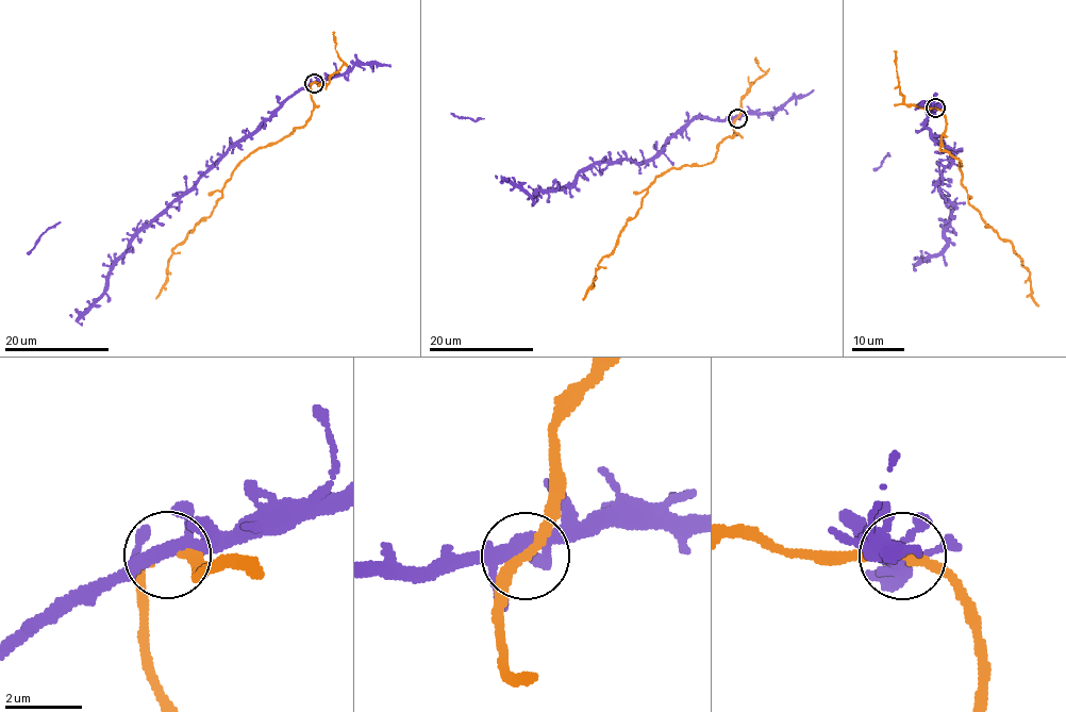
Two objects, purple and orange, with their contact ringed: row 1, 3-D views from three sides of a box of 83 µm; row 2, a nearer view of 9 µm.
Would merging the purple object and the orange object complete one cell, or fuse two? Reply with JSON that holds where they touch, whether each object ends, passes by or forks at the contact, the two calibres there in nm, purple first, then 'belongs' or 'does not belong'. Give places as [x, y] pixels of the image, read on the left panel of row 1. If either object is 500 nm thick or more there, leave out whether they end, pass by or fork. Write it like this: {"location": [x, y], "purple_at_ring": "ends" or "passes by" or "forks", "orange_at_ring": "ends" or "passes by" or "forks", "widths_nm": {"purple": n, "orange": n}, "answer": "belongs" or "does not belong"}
{"location": [314, 83], "purple_at_ring": "forks", "orange_at_ring": "passes by", "widths_nm": {"purple": 300, "orange": 240}, "answer": "belongs"}

